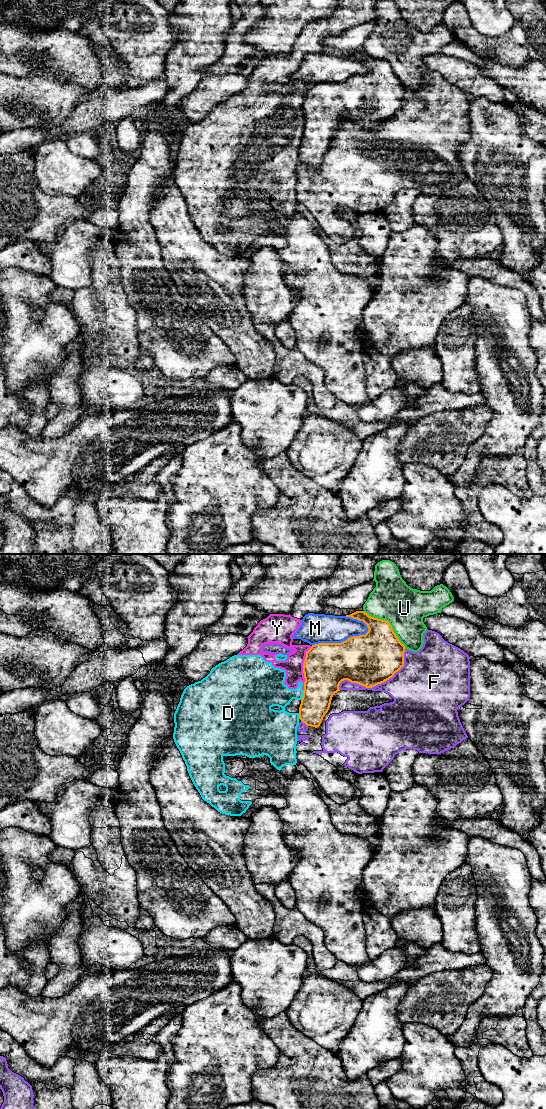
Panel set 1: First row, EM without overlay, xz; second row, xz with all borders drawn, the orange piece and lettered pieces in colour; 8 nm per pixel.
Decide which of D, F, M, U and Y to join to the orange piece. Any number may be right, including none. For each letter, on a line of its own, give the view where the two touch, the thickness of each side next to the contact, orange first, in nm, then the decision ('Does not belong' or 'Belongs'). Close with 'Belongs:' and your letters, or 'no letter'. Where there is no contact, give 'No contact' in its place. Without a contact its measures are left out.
D: Touches orange in xz. Thickness 320 nm (orange) against 220 nm. Does not belong
F: Touches orange in xz. Thickness 420 nm (orange) against 300 nm. Does not belong
M: Touches orange in xz. Thickness 400 nm (orange) against 240 nm. Does not belong
U: Touches orange in xz. Thickness 380 nm (orange) against 340 nm. Does not belong
Y: Touches orange in xz. Thickness 360 nm (orange) against 160 nm. Does not belong
Belongs: no letter

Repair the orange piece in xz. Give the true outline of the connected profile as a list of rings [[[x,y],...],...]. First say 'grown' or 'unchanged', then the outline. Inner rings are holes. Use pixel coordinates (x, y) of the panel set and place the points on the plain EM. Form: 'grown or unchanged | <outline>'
unchanged | [[[356,51],[346,57],[363,61],[368,72],[341,83],[319,83],[306,92],[299,159],[319,167],[339,125],[348,120],[366,128],[384,123],[404,106],[405,86],[388,61]]]

